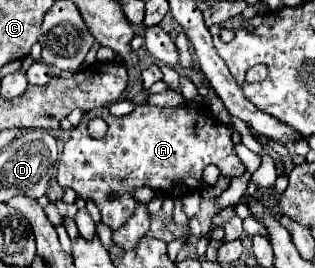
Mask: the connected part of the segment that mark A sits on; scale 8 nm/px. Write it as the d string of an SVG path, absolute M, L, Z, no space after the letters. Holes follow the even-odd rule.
M142 104L122 118L108 114L108 108L96 108L84 114L64 144L56 178L62 188L72 188L80 198L94 200L102 212L102 222L116 230L134 212L134 188L148 186L166 196L180 196L200 186L202 170L208 164L216 164L220 172L230 178L244 174L244 166L234 152L230 128L216 122L206 108L192 110L188 106L160 108ZM96 116L108 124L102 140L94 140L88 134L88 120Z

